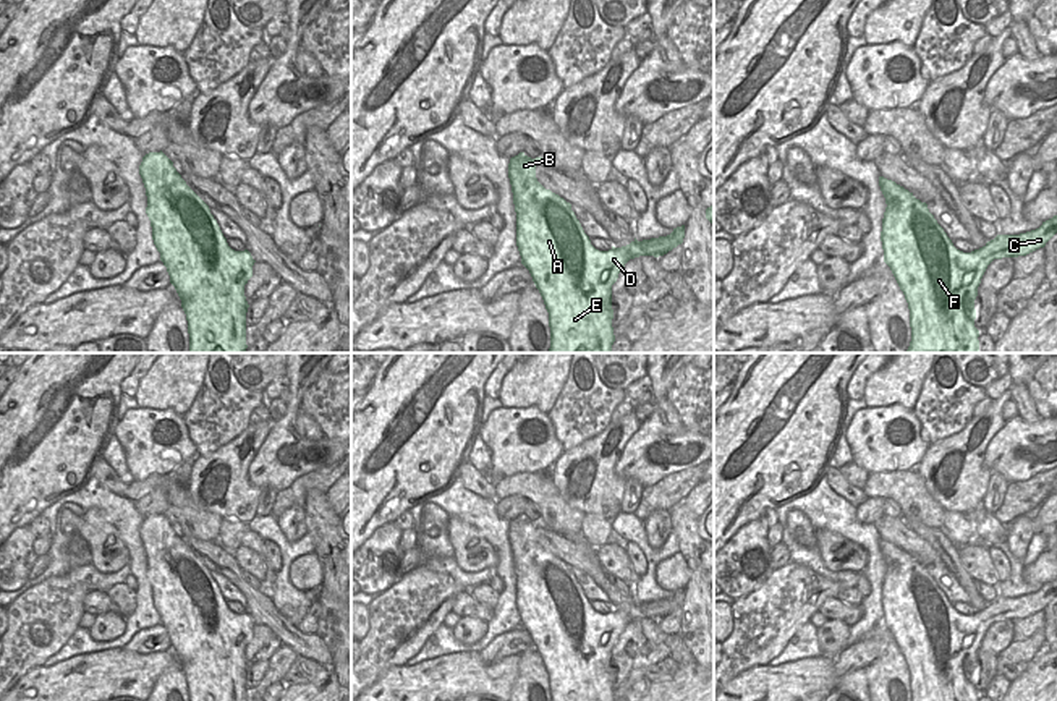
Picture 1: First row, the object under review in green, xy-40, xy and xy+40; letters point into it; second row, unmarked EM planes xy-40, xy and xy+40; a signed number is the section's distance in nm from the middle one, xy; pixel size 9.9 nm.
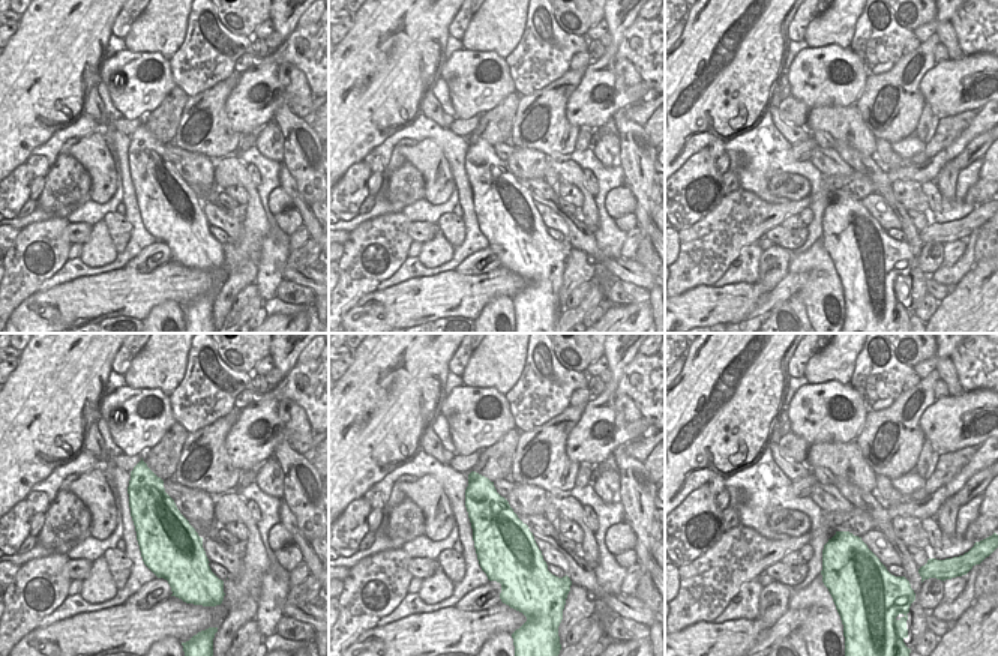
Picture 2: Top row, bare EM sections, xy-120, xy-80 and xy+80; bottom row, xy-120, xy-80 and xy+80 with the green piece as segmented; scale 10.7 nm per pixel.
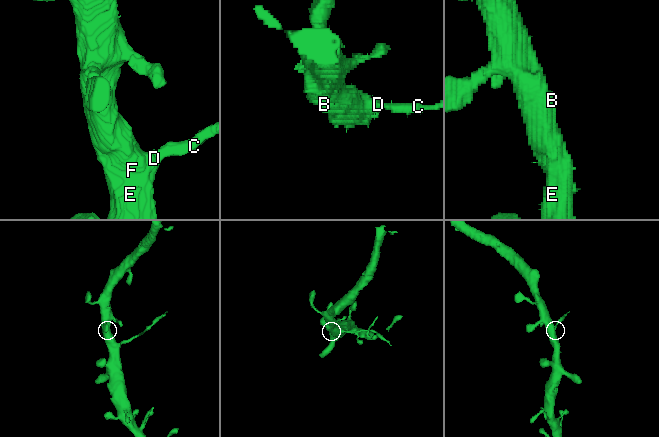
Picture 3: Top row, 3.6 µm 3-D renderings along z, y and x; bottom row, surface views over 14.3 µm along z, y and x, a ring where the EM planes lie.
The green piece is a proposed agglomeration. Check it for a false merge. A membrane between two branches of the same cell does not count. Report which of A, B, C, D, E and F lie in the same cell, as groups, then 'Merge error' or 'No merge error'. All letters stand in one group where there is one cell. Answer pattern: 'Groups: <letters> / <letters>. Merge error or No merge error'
Groups: A B D E F / C. Merge error.

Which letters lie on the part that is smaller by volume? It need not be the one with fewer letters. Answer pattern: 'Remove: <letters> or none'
Remove: C

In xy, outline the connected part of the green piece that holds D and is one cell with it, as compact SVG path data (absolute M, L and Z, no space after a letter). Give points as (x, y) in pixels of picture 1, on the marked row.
M520 152L510 159L508 178L521 264L529 270L549 312L549 353L612 353L615 342L612 285L633 257L625 248L596 249L571 210L571 204L537 181L537 164L544 164L542 157L531 159Z

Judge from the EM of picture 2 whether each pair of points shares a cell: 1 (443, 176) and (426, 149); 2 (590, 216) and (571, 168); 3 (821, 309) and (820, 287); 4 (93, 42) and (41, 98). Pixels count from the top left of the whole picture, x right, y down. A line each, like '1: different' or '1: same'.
1: same
2: same
3: same
4: same

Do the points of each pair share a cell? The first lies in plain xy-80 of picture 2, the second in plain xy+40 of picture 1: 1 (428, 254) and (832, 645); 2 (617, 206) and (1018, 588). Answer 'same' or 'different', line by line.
1: same
2: different

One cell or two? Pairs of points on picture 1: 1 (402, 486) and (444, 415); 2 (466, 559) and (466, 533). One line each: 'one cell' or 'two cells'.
1: one cell
2: one cell

